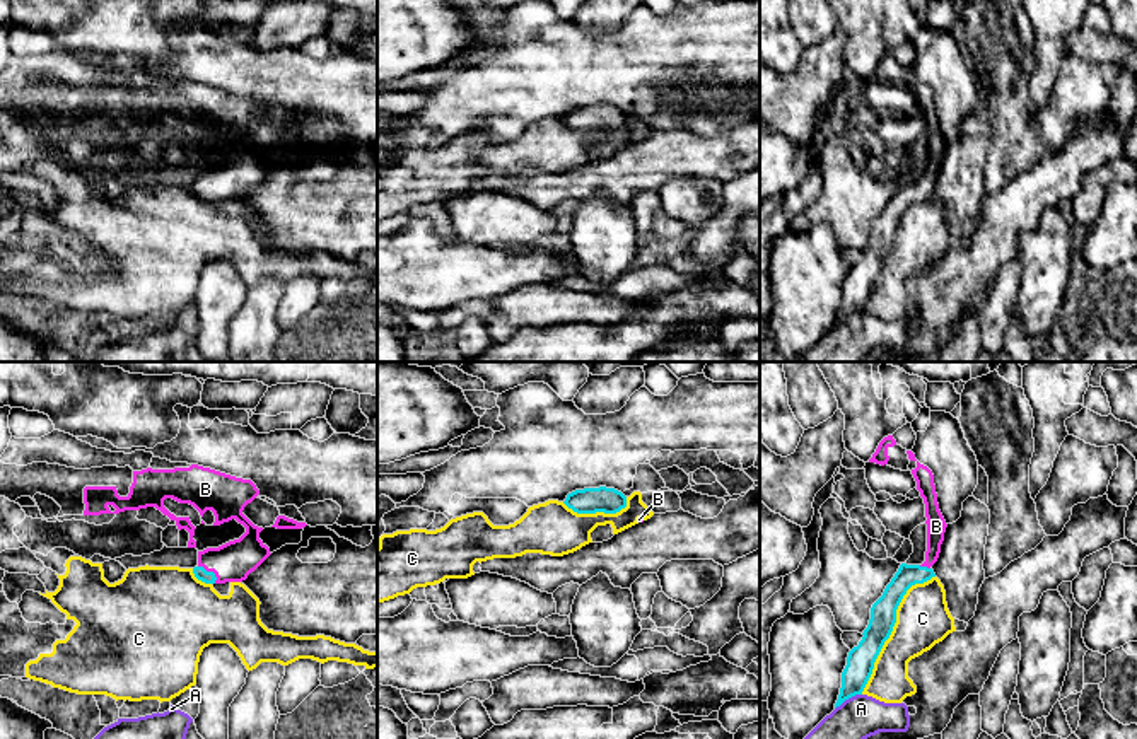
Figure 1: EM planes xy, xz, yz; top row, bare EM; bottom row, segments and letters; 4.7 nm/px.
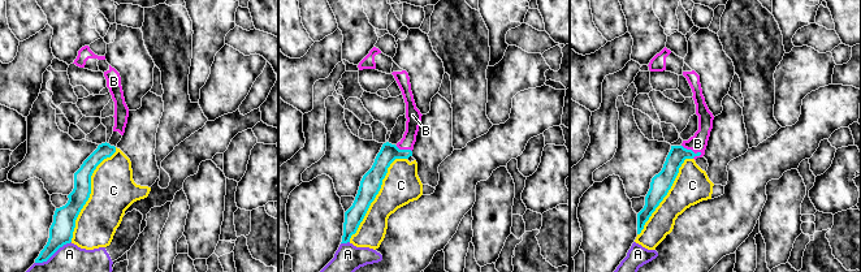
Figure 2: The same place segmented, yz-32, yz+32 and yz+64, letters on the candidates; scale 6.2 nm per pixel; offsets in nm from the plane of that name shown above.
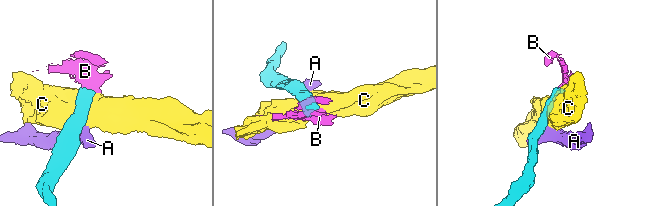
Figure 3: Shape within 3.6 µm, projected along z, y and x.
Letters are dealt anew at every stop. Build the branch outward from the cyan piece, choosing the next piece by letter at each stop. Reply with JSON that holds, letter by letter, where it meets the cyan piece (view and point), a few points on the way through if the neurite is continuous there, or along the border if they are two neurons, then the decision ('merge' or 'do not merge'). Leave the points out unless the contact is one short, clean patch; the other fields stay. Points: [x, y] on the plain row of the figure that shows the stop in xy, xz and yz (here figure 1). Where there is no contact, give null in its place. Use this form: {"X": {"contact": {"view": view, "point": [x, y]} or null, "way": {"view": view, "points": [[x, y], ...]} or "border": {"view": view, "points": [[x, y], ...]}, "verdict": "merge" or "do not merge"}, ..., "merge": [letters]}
{"A": {"contact": {"view": "yz", "point": [847, 316]}, "border": {"view": "yz", "points": [[861, 311], [845, 316], [835, 326]]}, "verdict": "do not merge"}, "B": {"contact": {"view": "xy", "point": [210, 190]}, "way": {"view": "xy", "points": [[209, 195], [210, 190], [217, 183], [233, 180]]}, "verdict": "merge"}, "C": {"contact": {"view": "yz", "point": [892, 246]}, "verdict": "do not merge"}, "merge": ["B"]}

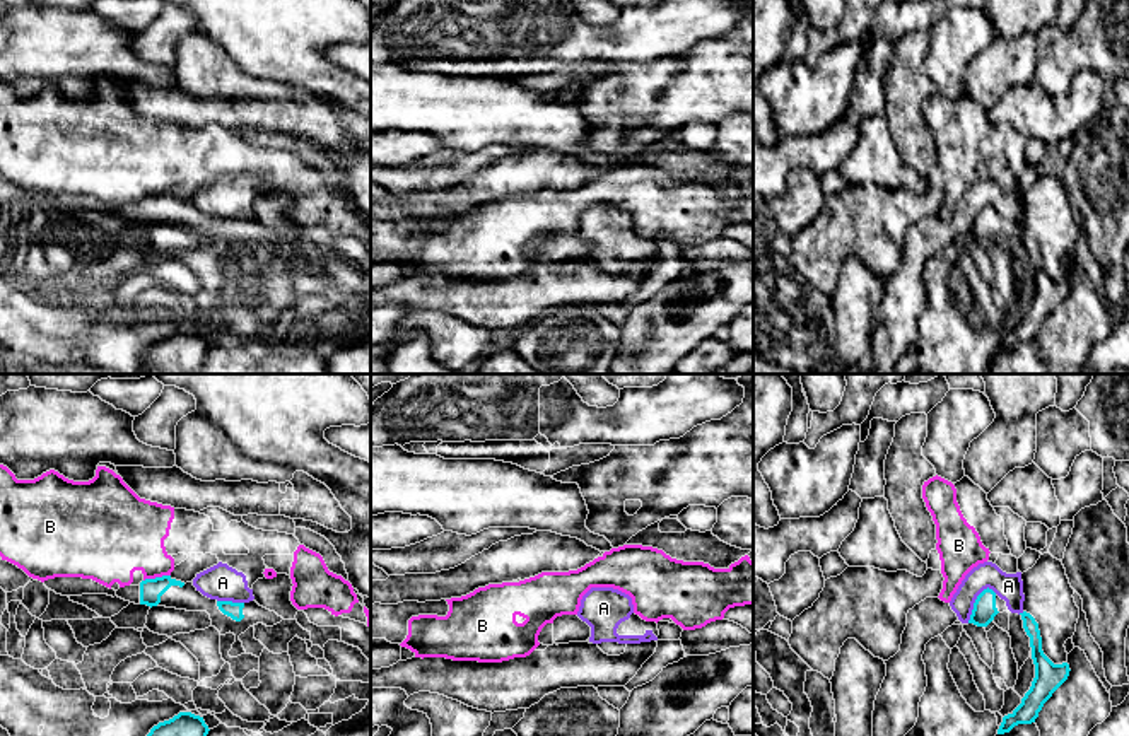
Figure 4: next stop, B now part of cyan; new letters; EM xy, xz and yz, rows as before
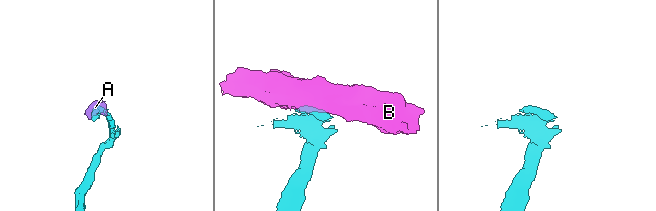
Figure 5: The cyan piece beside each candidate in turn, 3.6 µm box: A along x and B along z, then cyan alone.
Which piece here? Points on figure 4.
{"A": {"contact": {"view": "yz", "point": [974, 221]}, "border": {"view": "yz", "points": [[991, 205], [986, 205], [977, 214], [967, 239]]}, "verdict": "do not merge"}, "B": {"contact": {"view": "xy", "point": [156, 195]}, "border": {"view": "xy", "points": [[169, 192], [144, 198]]}, "verdict": "do not merge"}, "merge": []}

